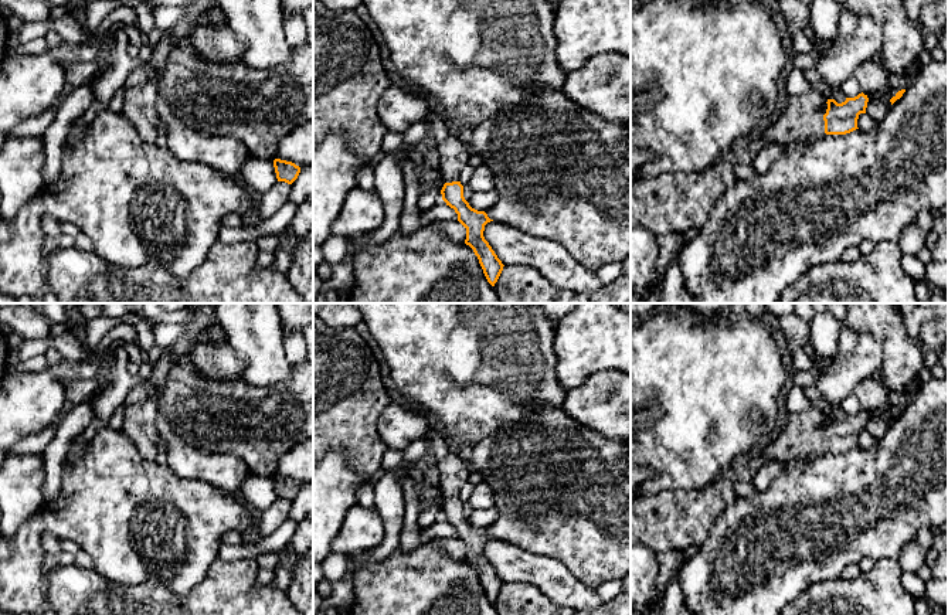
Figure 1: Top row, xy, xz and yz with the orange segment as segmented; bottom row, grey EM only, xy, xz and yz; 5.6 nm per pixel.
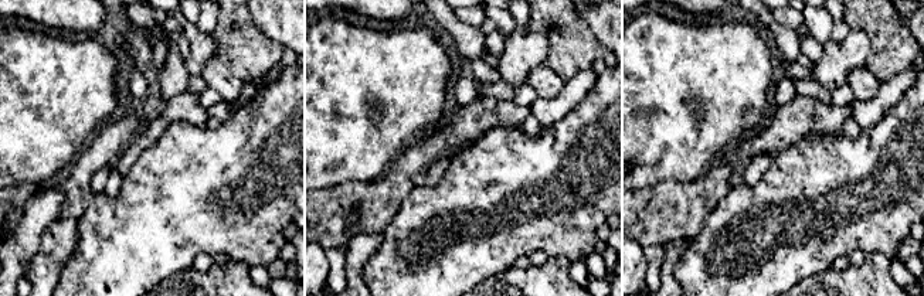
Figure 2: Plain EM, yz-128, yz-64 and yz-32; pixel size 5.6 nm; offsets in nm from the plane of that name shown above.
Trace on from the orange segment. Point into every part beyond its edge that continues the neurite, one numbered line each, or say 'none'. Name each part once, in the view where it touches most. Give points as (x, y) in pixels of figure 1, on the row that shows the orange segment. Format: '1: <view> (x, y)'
1: yz (801, 118)

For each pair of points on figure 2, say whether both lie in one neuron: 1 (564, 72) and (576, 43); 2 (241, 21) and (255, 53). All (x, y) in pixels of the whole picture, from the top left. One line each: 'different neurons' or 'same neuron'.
1: same neuron
2: same neuron

